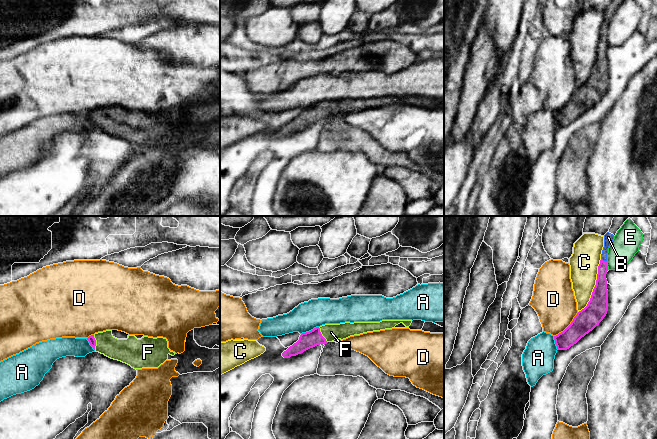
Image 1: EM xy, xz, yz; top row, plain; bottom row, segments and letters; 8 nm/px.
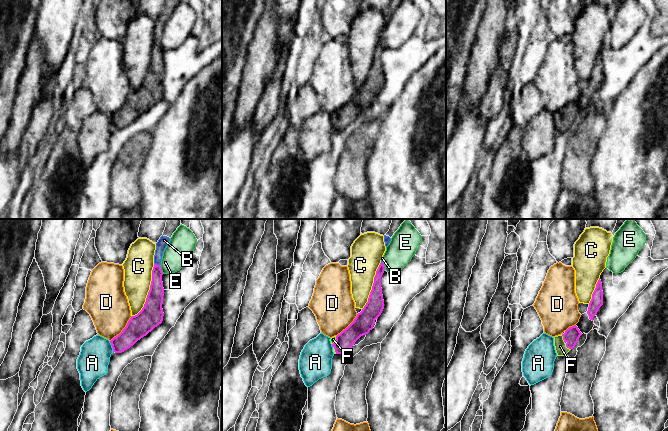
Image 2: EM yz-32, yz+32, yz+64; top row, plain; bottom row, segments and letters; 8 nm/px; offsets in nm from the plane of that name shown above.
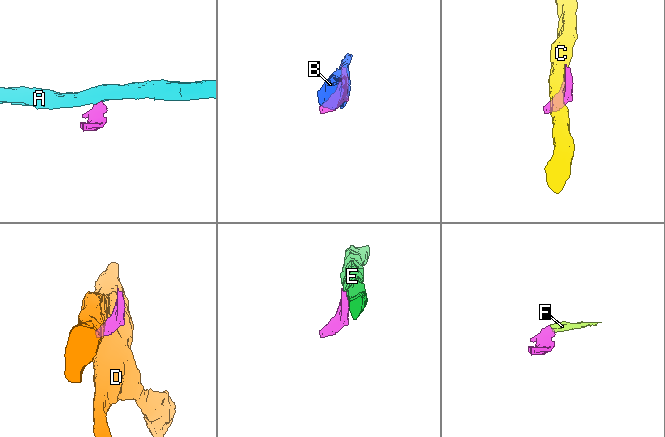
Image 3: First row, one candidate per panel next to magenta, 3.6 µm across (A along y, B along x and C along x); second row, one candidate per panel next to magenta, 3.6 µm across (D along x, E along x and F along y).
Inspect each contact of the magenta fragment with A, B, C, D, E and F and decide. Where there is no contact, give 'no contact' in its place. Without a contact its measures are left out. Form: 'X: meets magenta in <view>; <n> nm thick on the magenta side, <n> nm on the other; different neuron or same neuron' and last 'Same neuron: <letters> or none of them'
A: meets magenta in xz; 130 nm thick on the magenta side, 220 nm on the other; different neuron
B: meets magenta in yz; 120 nm thick on the magenta side, 80 nm on the other; same neuron
C: meets magenta in yz; 170 nm thick on the magenta side, 240 nm on the other; different neuron
D: meets magenta in yz; 180 nm thick on the magenta side, 340 nm on the other; different neuron
E: meets magenta in yz; 130 nm thick on the magenta side, 220 nm on the other; different neuron
F: meets magenta in xz; 130 nm thick on the magenta side, 140 nm on the other; same neuron
Same neuron: B, F

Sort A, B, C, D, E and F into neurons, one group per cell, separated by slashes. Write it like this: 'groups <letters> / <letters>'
groups A / B F / C / D / E

